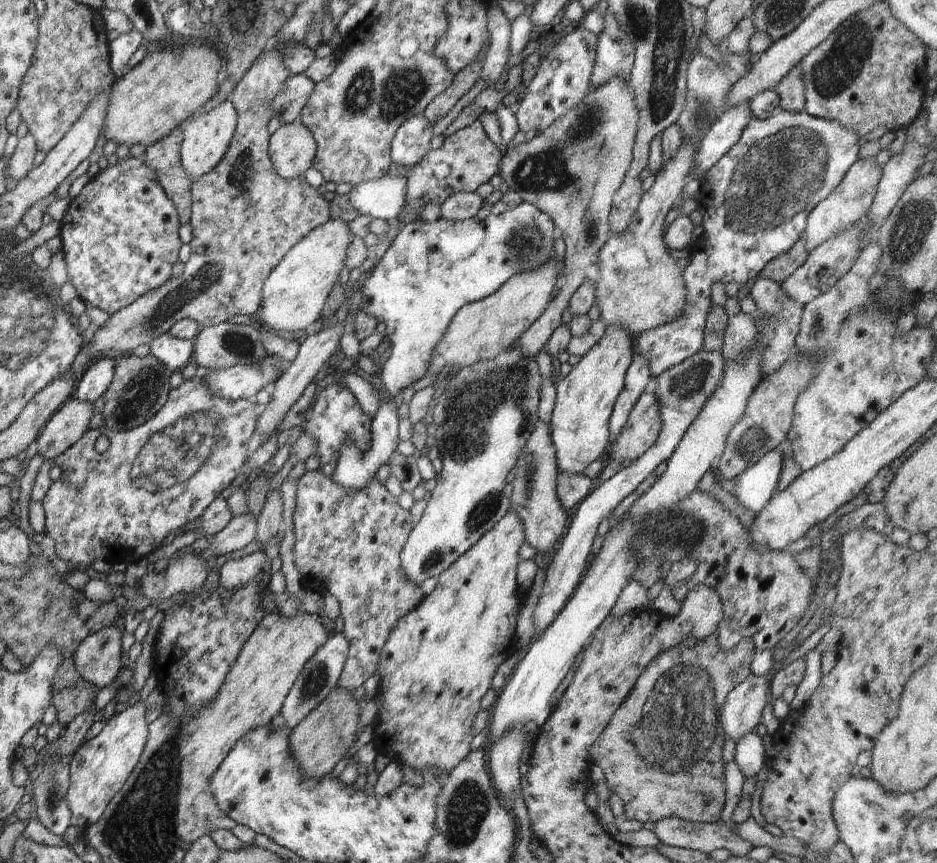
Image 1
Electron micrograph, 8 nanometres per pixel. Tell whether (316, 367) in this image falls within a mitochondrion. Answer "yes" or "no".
no

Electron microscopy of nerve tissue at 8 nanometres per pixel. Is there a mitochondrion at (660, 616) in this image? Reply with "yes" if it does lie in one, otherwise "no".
no

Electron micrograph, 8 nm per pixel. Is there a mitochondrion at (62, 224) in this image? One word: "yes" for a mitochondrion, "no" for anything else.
no

